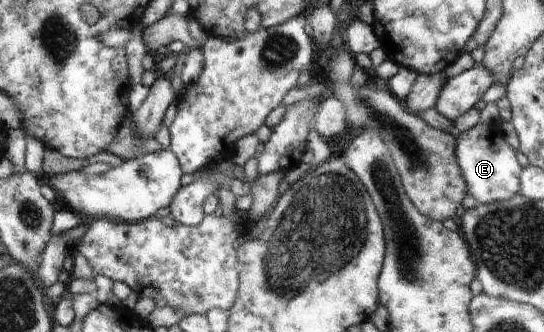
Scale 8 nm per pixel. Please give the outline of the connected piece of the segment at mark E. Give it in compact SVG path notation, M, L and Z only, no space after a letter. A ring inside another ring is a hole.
M479 122L461 132L457 138L455 151L458 166L467 184L467 192L480 203L508 201L518 192L518 176L521 176L522 168L516 160L516 152L508 142L496 140L484 123Z

